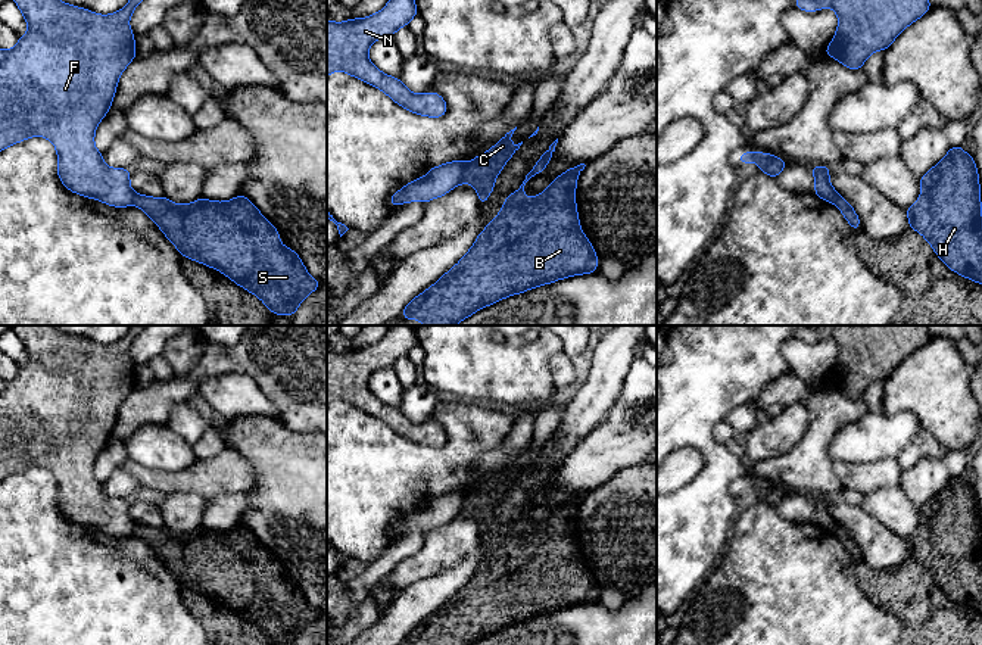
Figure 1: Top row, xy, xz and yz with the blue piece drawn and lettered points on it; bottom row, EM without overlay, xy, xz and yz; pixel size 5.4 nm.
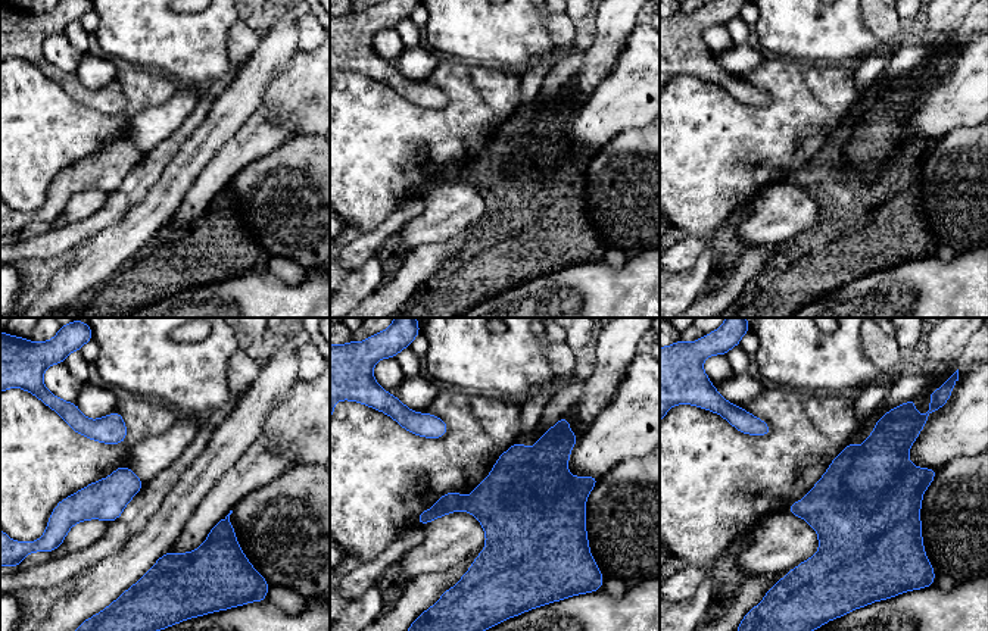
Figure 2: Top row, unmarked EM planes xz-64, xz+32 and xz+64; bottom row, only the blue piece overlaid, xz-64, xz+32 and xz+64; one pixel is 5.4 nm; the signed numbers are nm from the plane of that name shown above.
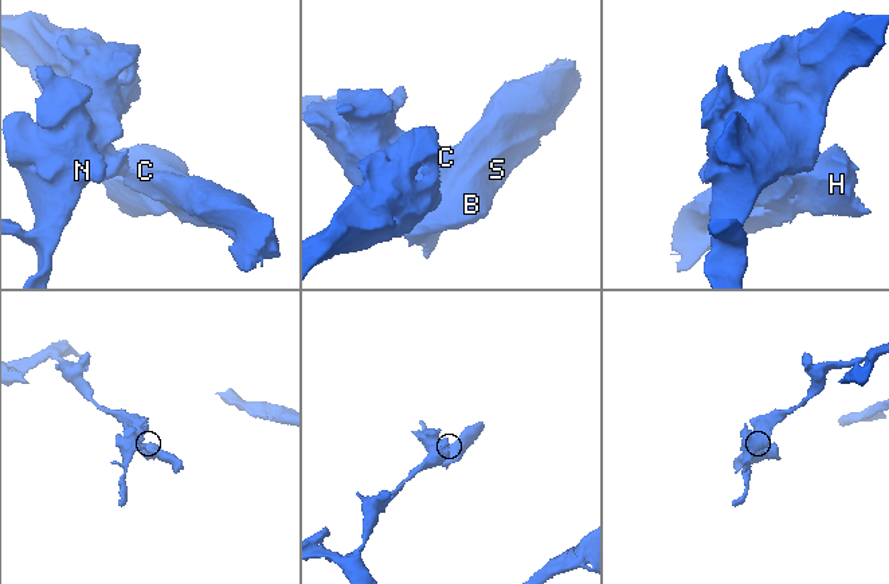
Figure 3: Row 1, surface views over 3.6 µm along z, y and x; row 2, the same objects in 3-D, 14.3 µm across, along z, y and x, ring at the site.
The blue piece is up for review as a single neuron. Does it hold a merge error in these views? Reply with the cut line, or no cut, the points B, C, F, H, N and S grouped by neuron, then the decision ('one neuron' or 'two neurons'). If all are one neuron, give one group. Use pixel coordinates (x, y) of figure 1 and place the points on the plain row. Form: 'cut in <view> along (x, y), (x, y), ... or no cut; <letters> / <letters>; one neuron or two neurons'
cut in xz along (467, 494), (465, 504), (460, 511); B C H S / F N; two neurons

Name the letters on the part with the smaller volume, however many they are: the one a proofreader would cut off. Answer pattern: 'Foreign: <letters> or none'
Foreign: B, C, H, S

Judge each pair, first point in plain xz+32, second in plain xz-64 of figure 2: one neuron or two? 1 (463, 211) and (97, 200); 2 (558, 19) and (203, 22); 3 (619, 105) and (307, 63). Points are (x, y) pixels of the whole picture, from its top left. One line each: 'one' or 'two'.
1: two
2: two
3: two

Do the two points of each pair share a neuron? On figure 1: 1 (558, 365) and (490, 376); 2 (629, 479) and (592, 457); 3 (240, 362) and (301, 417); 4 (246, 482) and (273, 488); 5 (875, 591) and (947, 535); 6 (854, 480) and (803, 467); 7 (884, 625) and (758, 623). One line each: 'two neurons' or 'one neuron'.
1: two neurons
2: two neurons
3: one neuron
4: two neurons
5: one neuron
6: two neurons
7: one neuron

